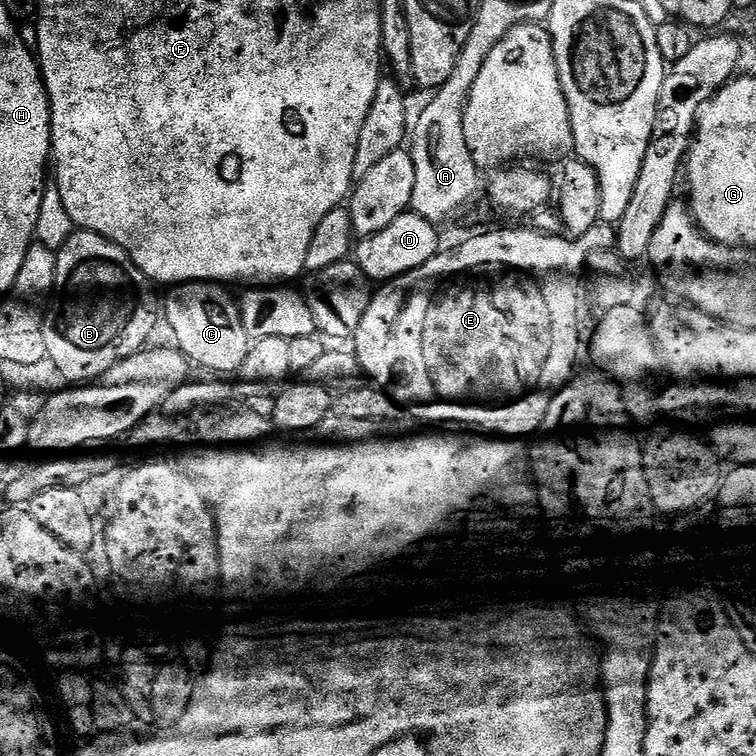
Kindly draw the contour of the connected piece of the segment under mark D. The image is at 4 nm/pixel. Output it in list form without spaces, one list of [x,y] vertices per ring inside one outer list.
[[[403,212],[398,218],[394,218],[394,222],[390,222],[390,226],[386,226],[386,230],[378,230],[378,234],[355,241],[354,263],[368,275],[369,281],[395,280],[396,277],[404,276],[425,264],[441,251],[442,244],[436,228],[437,225],[433,221],[422,218],[417,212]]]

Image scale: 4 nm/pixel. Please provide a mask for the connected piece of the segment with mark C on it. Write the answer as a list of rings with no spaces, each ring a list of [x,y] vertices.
[[[194,280],[191,284],[177,284],[171,289],[168,297],[162,300],[162,320],[168,323],[172,331],[175,347],[179,348],[193,365],[209,368],[212,372],[239,373],[242,362],[248,353],[250,337],[246,334],[246,326],[242,326],[240,306],[237,297],[231,296],[229,289],[219,282]]]

